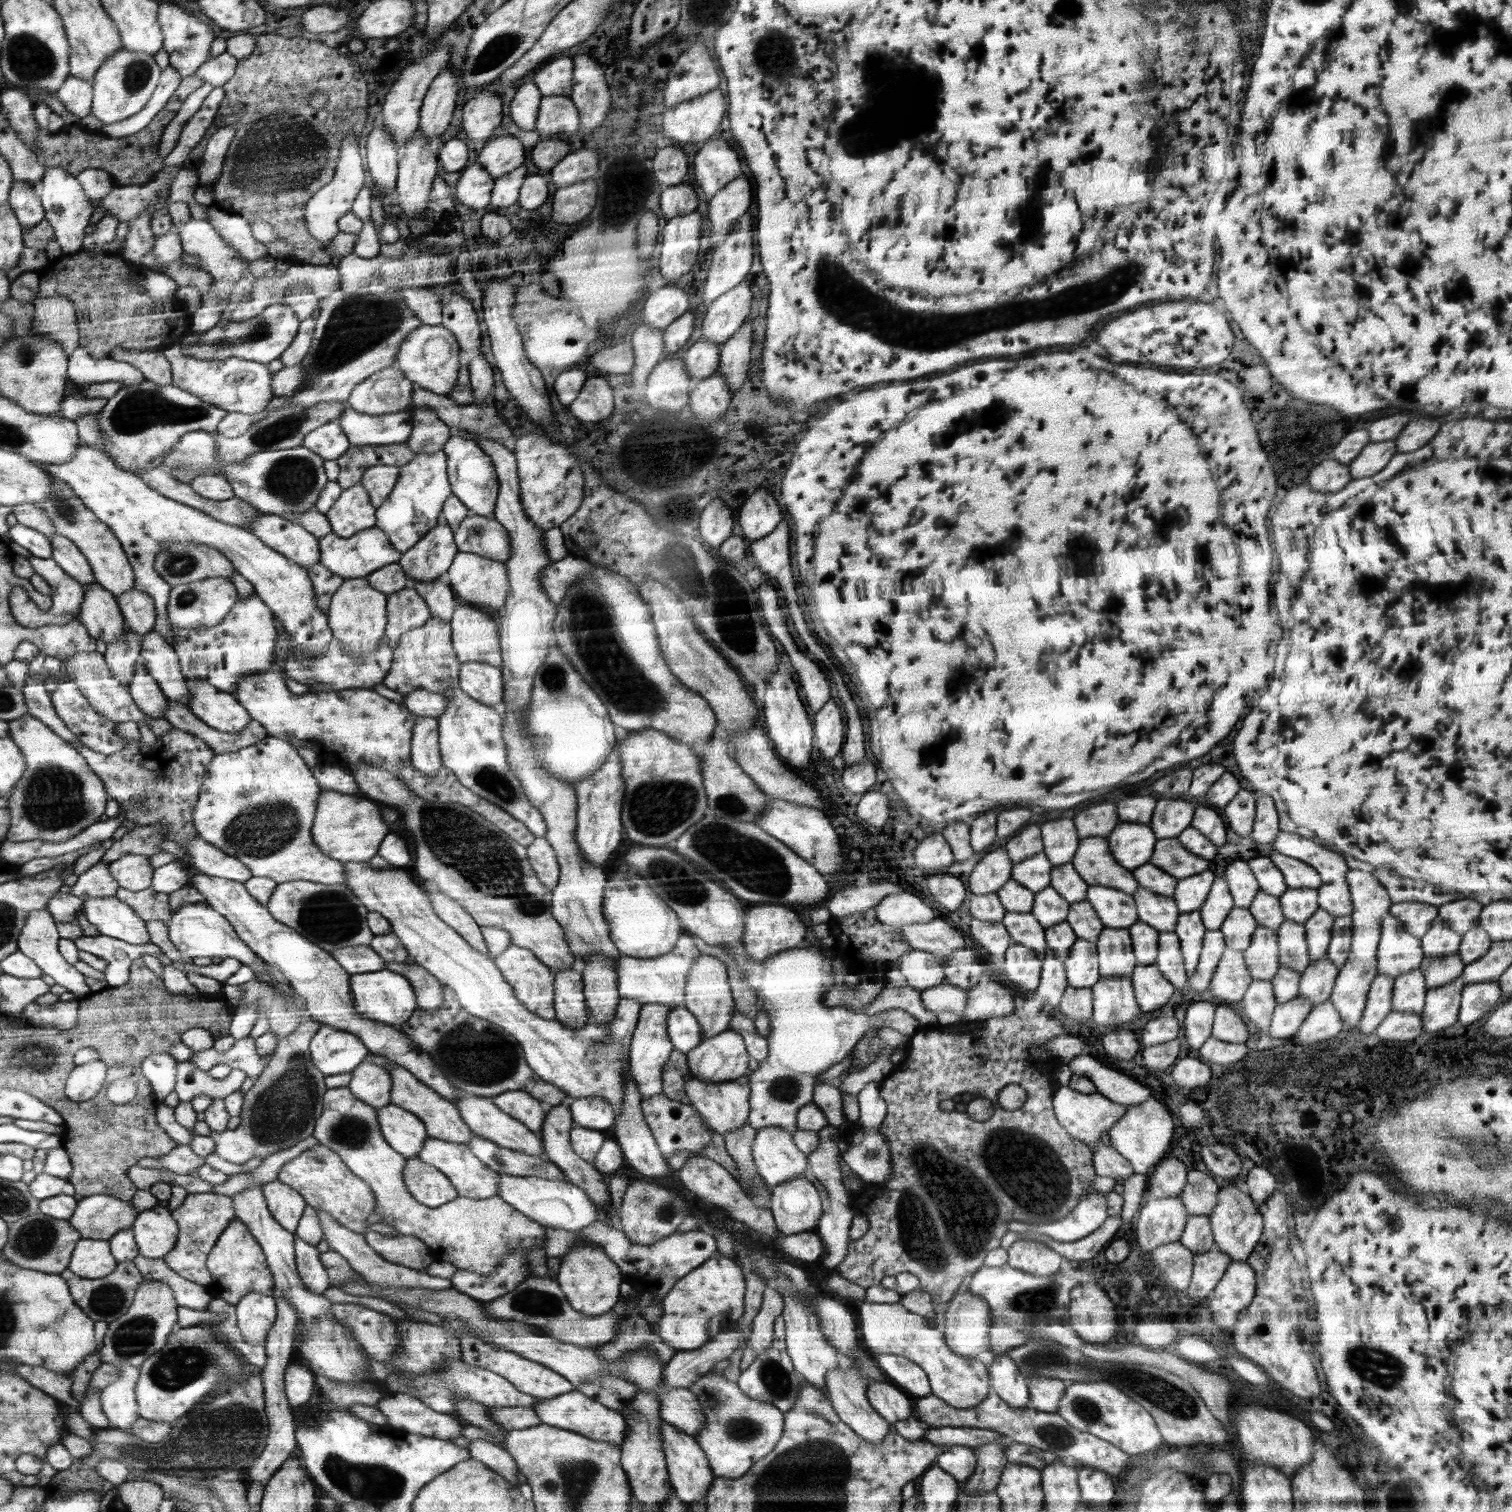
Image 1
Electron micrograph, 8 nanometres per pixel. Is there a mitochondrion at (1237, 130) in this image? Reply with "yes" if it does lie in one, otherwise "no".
no

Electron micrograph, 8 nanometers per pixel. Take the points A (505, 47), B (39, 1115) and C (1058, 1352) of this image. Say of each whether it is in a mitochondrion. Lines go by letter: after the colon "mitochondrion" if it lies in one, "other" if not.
A: mitochondrion
B: other
C: other

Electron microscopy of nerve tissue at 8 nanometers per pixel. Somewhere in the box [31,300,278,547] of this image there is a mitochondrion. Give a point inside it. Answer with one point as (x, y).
(142, 410)

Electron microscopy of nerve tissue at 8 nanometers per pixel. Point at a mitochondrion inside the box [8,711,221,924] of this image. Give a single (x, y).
(54, 798)

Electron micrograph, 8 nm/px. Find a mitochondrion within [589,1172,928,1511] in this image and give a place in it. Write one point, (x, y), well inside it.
(826, 1451)

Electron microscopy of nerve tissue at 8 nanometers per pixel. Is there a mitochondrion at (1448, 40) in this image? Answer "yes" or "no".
no

